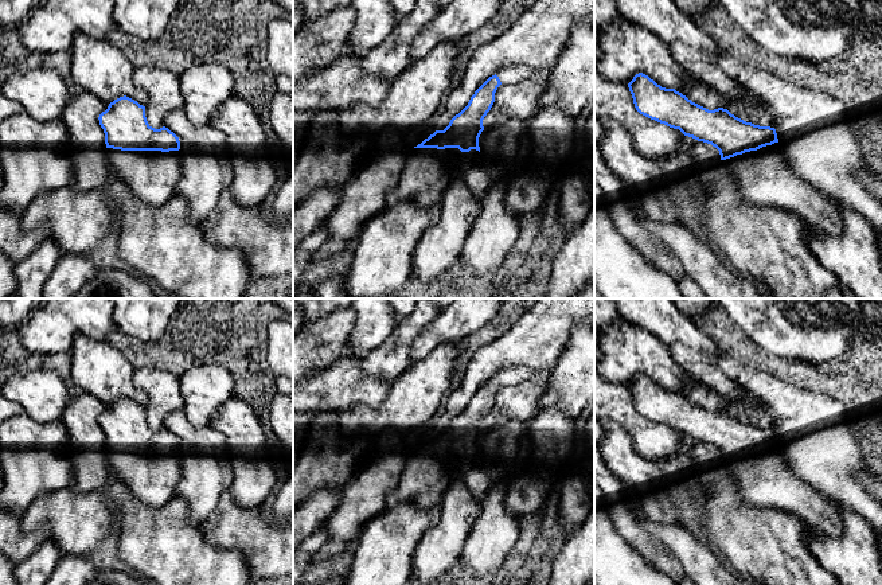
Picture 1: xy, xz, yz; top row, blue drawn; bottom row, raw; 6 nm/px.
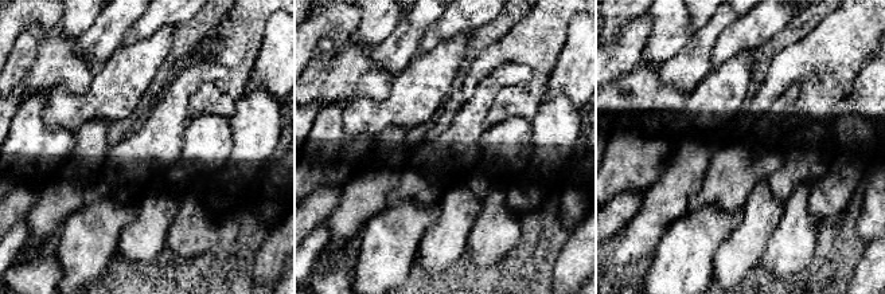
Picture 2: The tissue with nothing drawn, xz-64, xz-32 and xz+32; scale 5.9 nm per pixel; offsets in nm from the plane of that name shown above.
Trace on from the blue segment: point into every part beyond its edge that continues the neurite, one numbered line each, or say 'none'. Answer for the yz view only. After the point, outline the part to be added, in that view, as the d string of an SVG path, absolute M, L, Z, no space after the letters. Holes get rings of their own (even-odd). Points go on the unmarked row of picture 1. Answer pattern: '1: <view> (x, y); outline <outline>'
1: yz (764, 478); outline M780 445L726 460L742 503L789 512L817 531L843 535L843 522L827 496L799 477L787 464Z

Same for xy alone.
1: xy (152, 476); outline M106 449L108 465L144 504L163 507L182 477L180 452L121 452Z

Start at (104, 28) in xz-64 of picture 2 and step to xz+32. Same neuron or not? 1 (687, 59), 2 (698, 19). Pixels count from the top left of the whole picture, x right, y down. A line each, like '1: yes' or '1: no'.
1: yes
2: no

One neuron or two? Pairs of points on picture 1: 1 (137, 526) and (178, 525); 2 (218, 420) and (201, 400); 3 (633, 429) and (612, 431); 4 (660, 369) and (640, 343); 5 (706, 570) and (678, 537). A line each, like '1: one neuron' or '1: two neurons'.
1: one neuron
2: two neurons
3: two neurons
4: one neuron
5: one neuron

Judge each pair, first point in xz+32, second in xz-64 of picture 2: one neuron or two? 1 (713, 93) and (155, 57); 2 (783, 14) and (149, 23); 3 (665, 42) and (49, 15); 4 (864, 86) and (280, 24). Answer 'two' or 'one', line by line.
1: one
2: one
3: two
4: one

